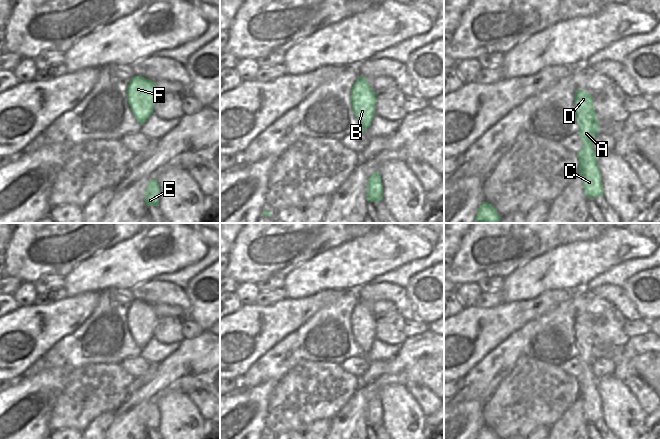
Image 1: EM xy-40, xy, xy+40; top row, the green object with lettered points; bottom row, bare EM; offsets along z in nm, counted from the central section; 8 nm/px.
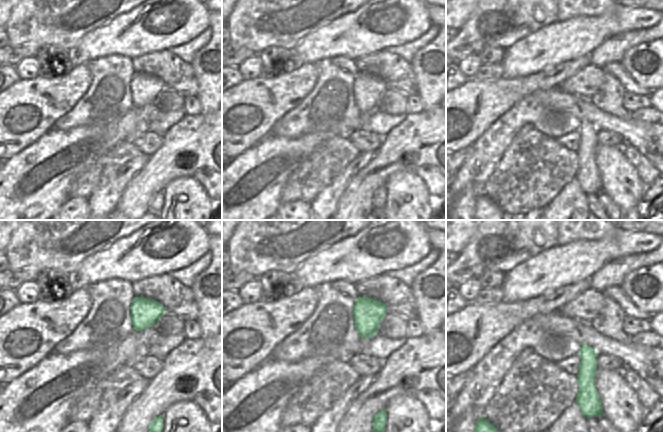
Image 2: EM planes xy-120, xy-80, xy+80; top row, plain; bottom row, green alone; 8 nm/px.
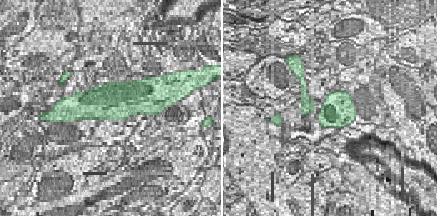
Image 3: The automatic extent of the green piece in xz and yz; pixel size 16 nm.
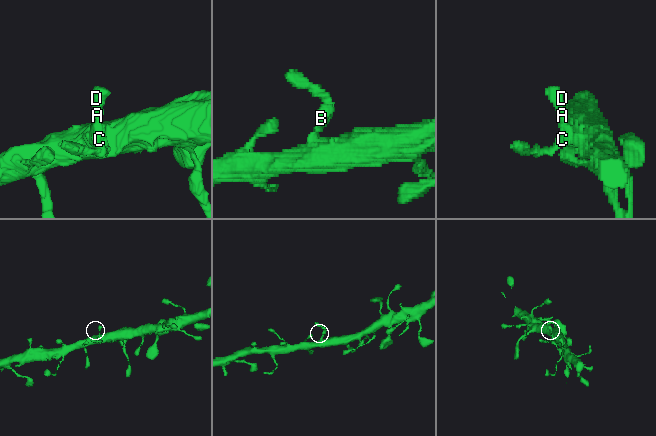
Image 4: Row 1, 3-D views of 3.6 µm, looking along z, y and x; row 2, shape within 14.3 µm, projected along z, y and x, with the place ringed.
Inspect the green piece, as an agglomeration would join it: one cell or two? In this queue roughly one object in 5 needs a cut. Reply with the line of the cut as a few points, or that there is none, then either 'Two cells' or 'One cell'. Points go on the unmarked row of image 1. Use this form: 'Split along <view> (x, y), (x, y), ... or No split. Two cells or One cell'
No split. One cell

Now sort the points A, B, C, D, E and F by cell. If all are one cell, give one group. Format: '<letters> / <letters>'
A B C D E F

